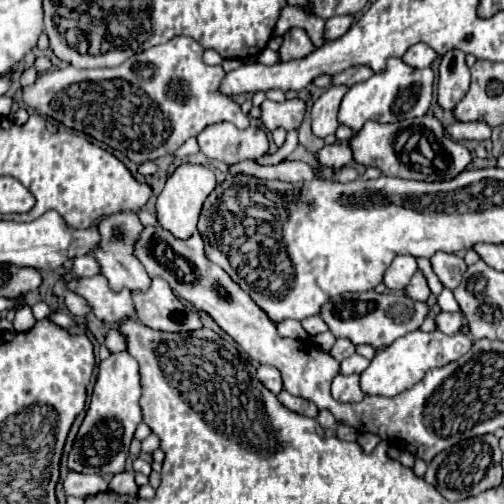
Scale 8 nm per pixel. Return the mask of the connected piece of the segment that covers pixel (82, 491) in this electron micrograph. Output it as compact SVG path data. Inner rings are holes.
M70 472L64 480L64 490L68 496L86 496L86 494L98 494L108 490L108 482L100 474L80 474Z

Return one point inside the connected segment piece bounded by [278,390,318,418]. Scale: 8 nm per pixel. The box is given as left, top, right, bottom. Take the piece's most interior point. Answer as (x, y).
(299, 405)

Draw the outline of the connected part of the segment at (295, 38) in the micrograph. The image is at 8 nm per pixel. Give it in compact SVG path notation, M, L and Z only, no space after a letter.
M294 28L294 30L284 34L284 42L282 42L282 48L280 48L280 58L282 58L282 62L300 60L300 58L306 58L308 54L312 54L314 50L316 50L316 46L306 36L306 32L300 30L300 28Z

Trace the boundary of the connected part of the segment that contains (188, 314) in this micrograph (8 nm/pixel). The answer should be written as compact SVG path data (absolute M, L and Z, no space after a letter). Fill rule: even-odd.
M160 276L152 278L148 290L132 292L138 322L152 330L162 332L192 332L200 328L200 314L186 302L180 302L166 280Z

